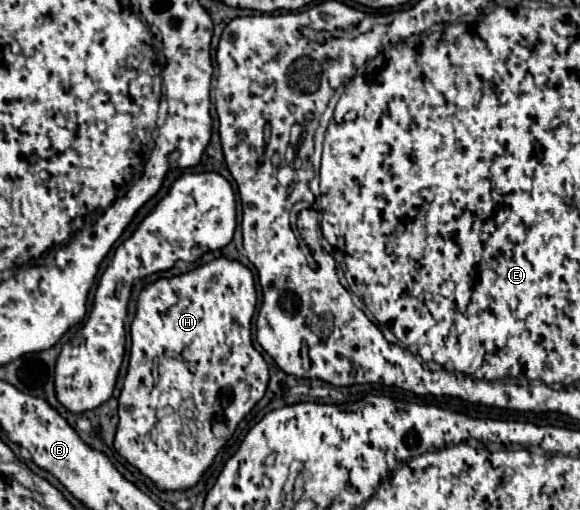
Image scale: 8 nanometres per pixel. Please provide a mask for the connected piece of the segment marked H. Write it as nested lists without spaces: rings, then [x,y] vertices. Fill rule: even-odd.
[[[224,257],[204,263],[186,275],[158,279],[138,295],[138,309],[130,327],[130,365],[120,393],[120,423],[114,447],[164,491],[196,485],[244,415],[264,397],[268,365],[254,349],[250,335],[256,301],[250,269]]]

